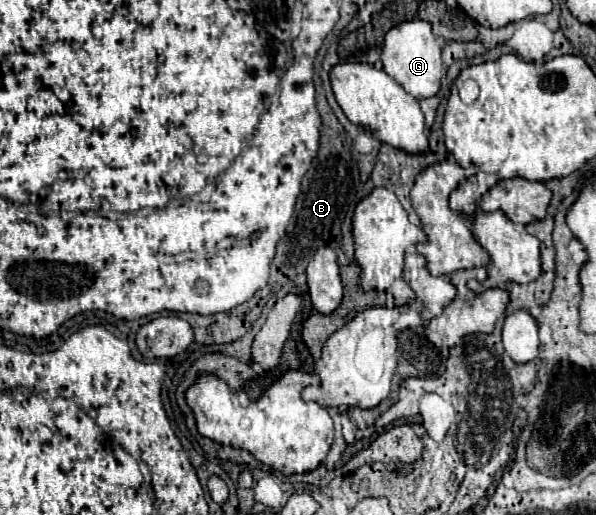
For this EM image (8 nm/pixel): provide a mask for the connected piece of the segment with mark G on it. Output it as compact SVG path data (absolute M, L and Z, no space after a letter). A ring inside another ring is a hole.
M404 21L392 27L382 45L382 65L384 71L400 83L414 99L434 97L440 91L442 79L442 57L440 57L440 43L432 35L430 23L426 21Z

